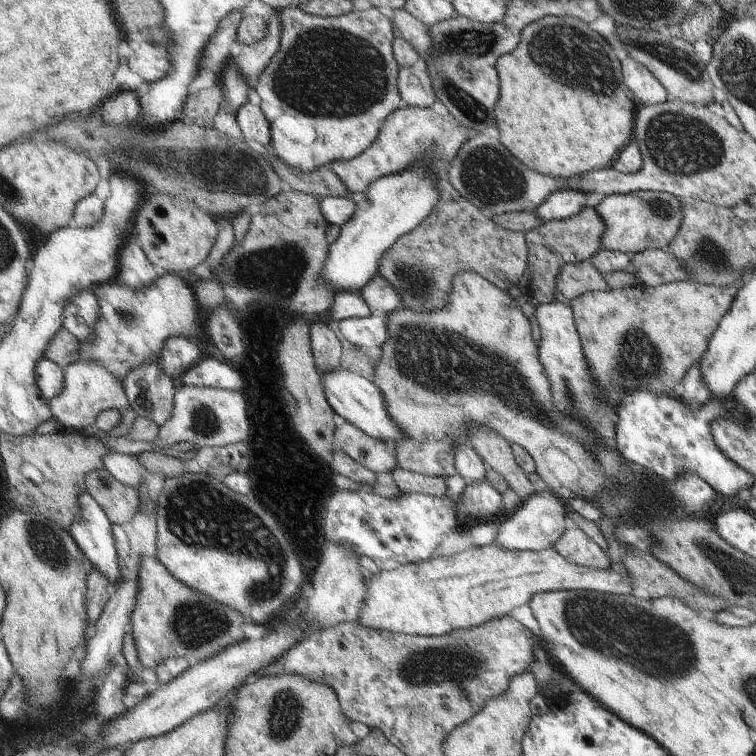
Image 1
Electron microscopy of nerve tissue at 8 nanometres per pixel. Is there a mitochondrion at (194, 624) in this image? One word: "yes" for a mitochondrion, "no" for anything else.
yes

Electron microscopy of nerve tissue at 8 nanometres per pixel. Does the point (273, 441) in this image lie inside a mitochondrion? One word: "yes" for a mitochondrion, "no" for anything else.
yes

